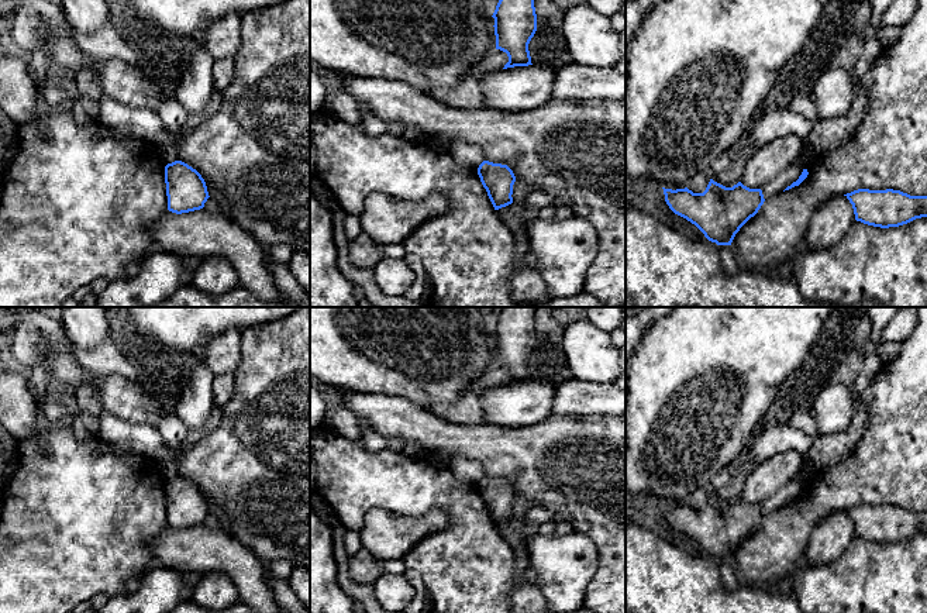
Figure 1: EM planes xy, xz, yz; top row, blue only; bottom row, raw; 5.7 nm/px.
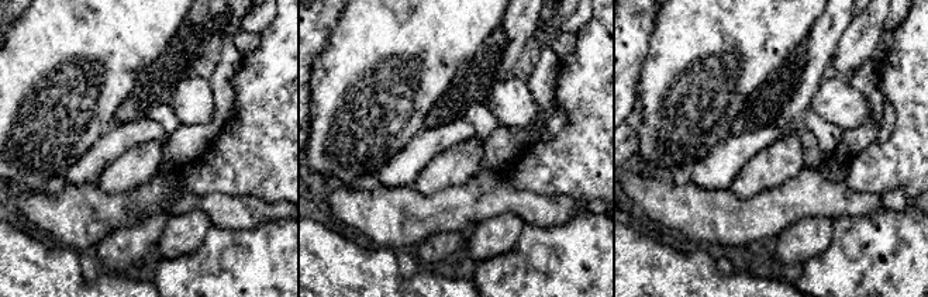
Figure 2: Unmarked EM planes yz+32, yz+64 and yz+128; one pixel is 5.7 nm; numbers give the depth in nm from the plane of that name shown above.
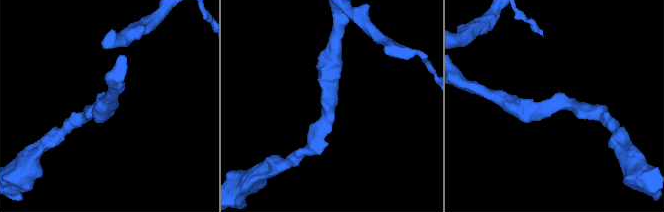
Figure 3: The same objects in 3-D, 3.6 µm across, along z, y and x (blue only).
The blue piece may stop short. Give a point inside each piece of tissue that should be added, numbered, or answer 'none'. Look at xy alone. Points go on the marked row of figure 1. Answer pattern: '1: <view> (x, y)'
none

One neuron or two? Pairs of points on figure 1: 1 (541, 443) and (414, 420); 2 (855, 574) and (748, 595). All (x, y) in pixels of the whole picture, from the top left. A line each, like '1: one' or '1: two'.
1: one
2: two

